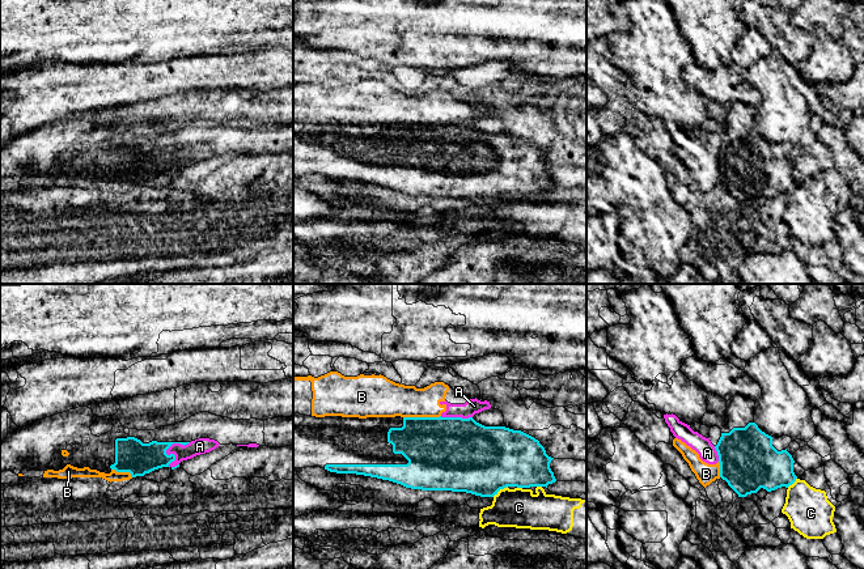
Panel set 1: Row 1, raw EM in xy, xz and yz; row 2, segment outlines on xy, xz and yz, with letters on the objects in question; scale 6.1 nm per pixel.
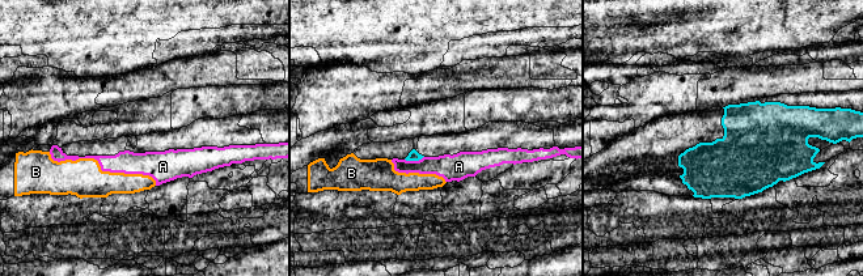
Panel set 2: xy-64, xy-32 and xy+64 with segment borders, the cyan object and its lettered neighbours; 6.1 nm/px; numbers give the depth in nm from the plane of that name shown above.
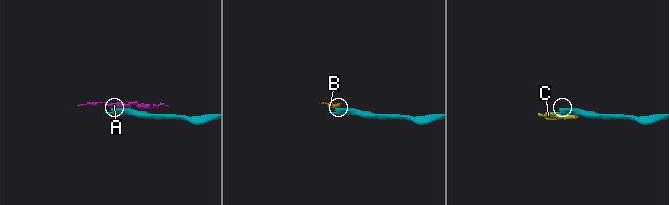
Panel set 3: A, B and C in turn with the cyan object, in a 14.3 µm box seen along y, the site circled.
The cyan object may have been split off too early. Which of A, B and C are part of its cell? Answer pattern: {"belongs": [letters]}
{"belongs": []}

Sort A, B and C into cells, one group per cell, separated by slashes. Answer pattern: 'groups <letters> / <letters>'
groups A B / C

